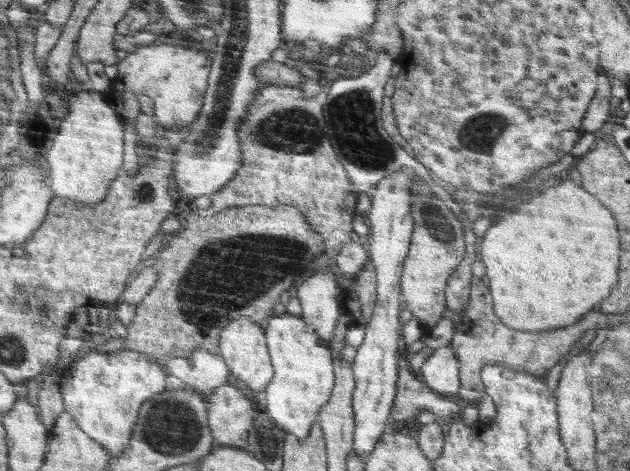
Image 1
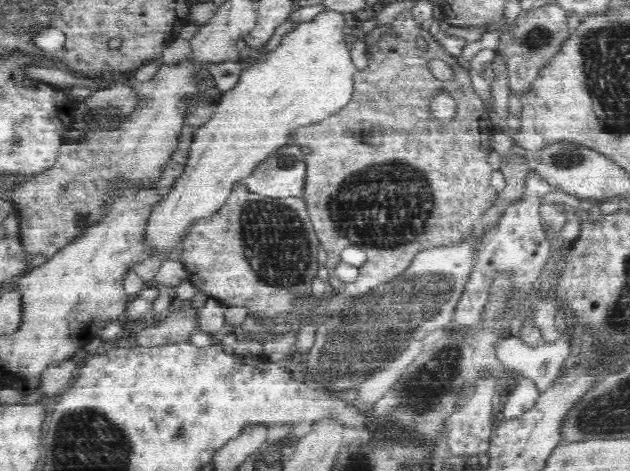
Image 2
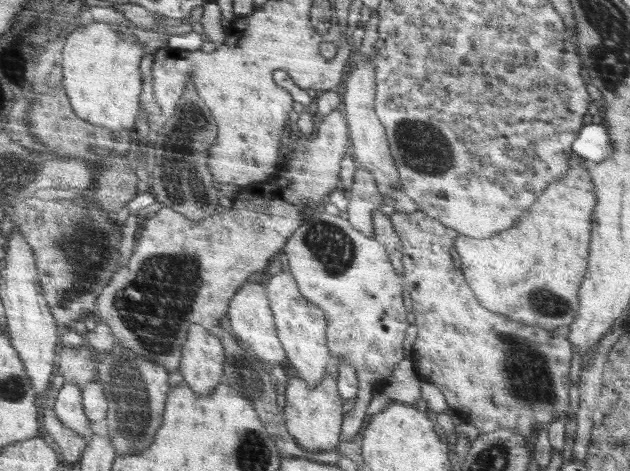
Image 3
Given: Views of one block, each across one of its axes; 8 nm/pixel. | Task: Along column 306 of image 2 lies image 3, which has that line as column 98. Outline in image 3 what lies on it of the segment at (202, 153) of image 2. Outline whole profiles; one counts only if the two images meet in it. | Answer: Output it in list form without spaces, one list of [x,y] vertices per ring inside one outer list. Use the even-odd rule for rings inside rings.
[[[94,21],[83,30],[75,29],[65,40],[60,62],[64,88],[72,100],[72,108],[76,108],[76,114],[90,124],[106,126],[112,131],[132,130],[138,108],[141,108],[138,106],[143,78],[140,61],[147,52],[155,55],[167,42],[167,38],[154,29],[145,29],[134,23],[130,25],[137,41],[125,42],[119,32],[105,22]]]

